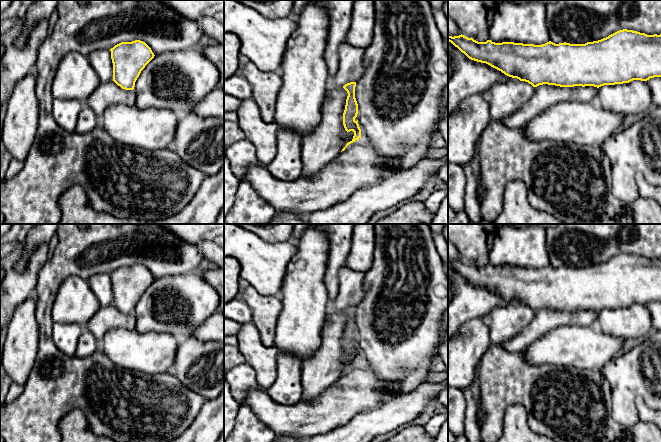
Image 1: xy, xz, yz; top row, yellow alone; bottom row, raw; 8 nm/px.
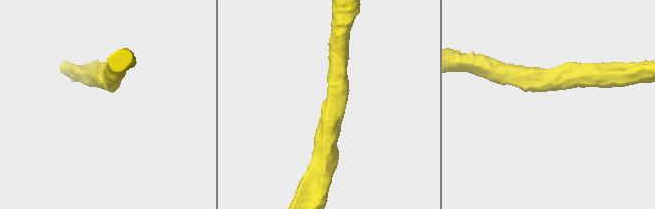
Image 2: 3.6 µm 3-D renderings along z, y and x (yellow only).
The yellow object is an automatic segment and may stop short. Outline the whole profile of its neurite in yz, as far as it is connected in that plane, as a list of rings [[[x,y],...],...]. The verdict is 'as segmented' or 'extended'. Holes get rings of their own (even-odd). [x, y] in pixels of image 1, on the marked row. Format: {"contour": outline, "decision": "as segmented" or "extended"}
{"contour": [[[619,30],[606,38],[585,44],[542,44],[514,42],[478,42],[464,35],[448,36],[448,41],[469,59],[486,63],[505,75],[525,81],[533,87],[548,84],[560,87],[615,85],[633,80],[647,81],[661,77],[661,34],[647,35],[633,30]]], "decision": "as segmented"}

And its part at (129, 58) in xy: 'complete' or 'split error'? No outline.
complete

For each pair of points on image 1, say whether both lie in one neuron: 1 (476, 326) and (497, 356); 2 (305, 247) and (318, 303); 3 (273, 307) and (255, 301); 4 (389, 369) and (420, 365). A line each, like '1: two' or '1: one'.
1: two
2: one
3: one
4: one

